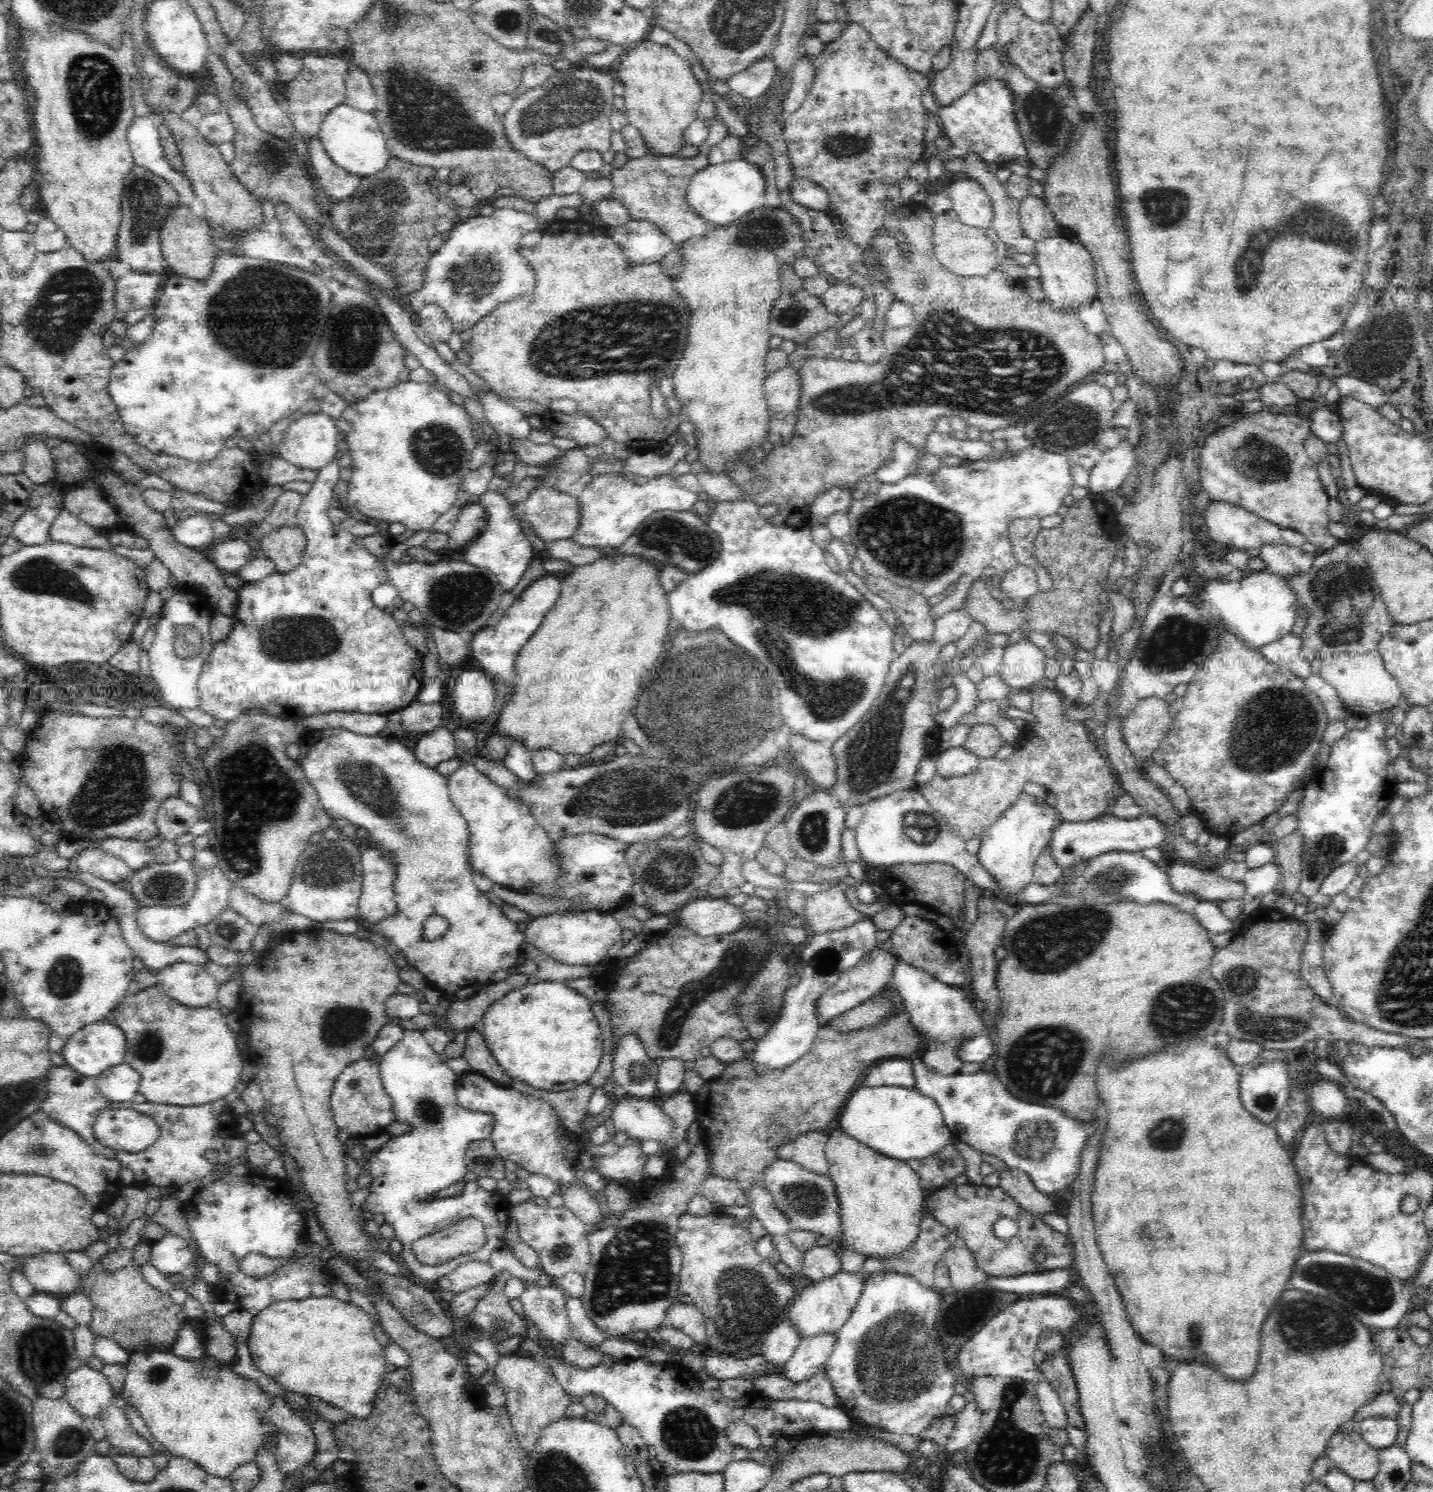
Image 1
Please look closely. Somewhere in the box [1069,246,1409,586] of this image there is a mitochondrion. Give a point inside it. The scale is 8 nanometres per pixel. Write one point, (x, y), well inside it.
(1257, 459)

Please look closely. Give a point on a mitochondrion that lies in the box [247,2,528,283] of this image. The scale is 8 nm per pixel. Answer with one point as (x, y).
(428, 117)

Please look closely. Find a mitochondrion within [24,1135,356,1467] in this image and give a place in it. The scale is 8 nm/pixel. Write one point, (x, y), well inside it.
(69, 1442)

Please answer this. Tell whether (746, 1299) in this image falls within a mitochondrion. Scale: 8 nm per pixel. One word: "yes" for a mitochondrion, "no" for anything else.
yes

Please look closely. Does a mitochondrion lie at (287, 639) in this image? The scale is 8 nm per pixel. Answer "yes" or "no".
yes

